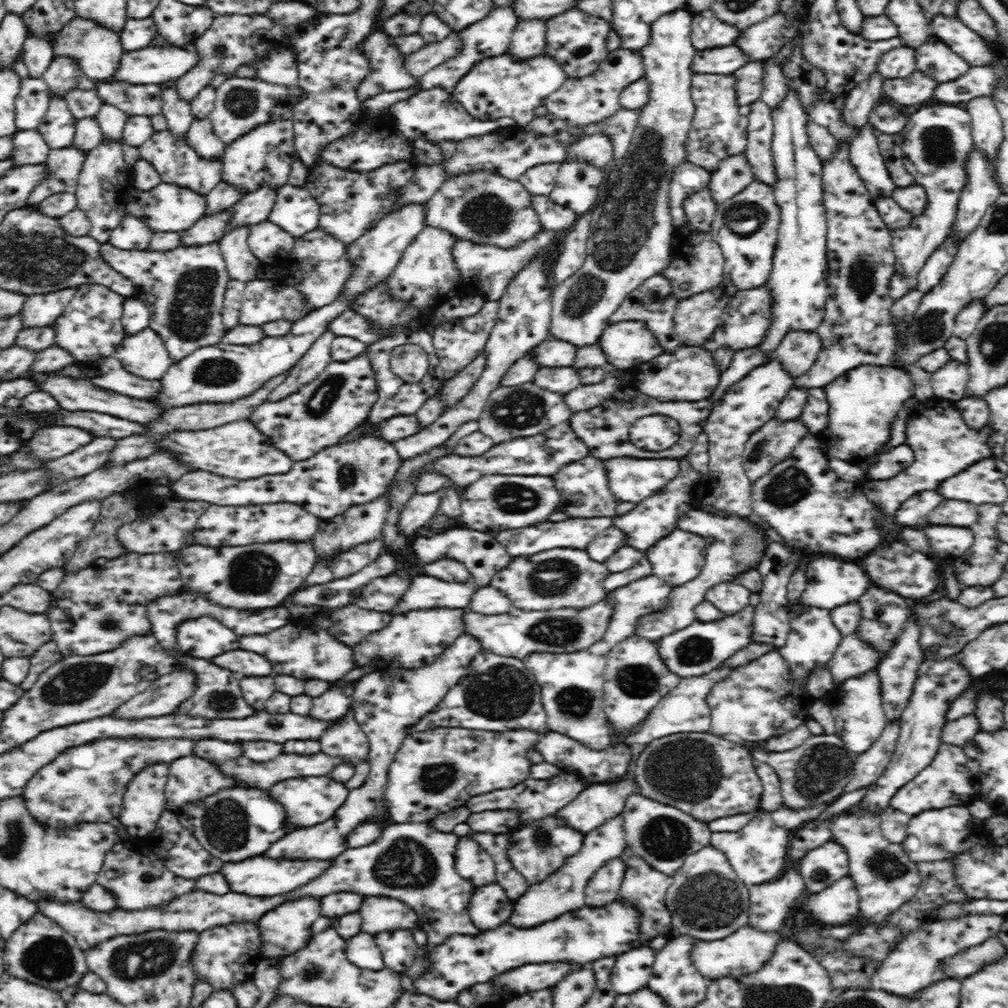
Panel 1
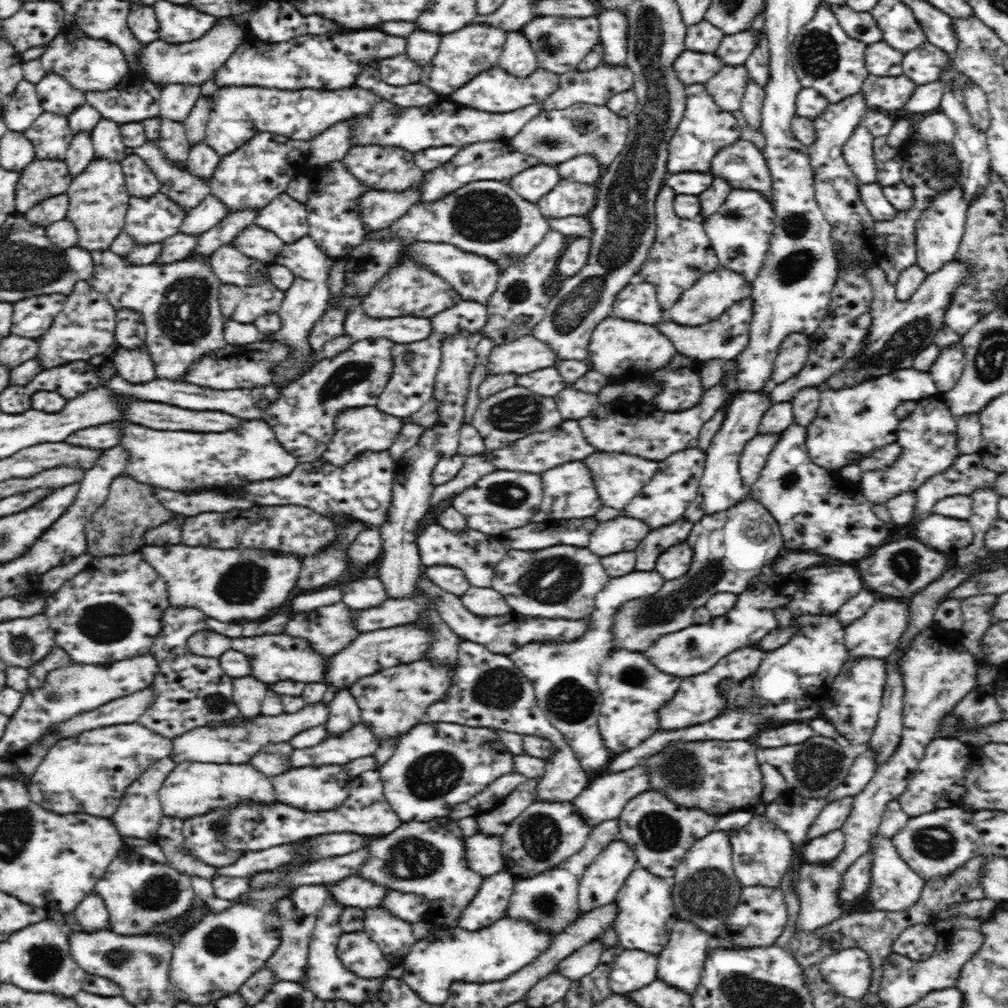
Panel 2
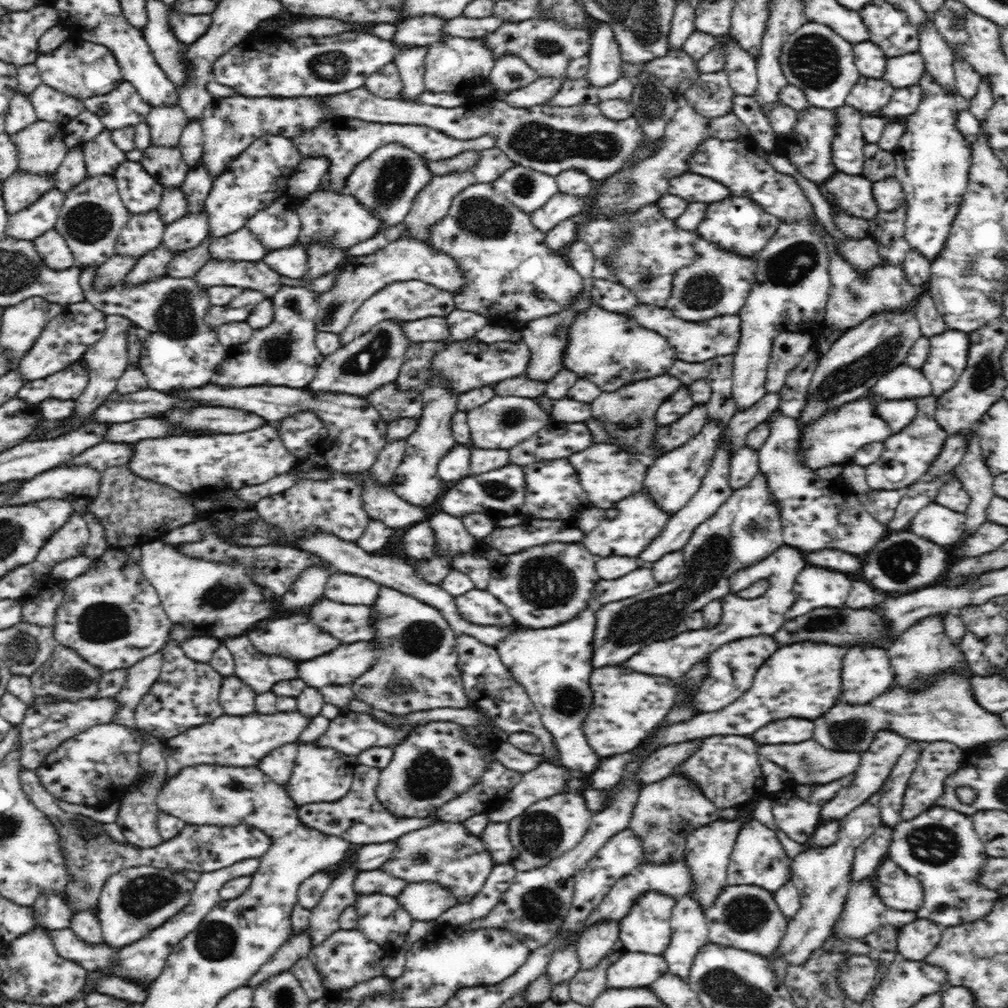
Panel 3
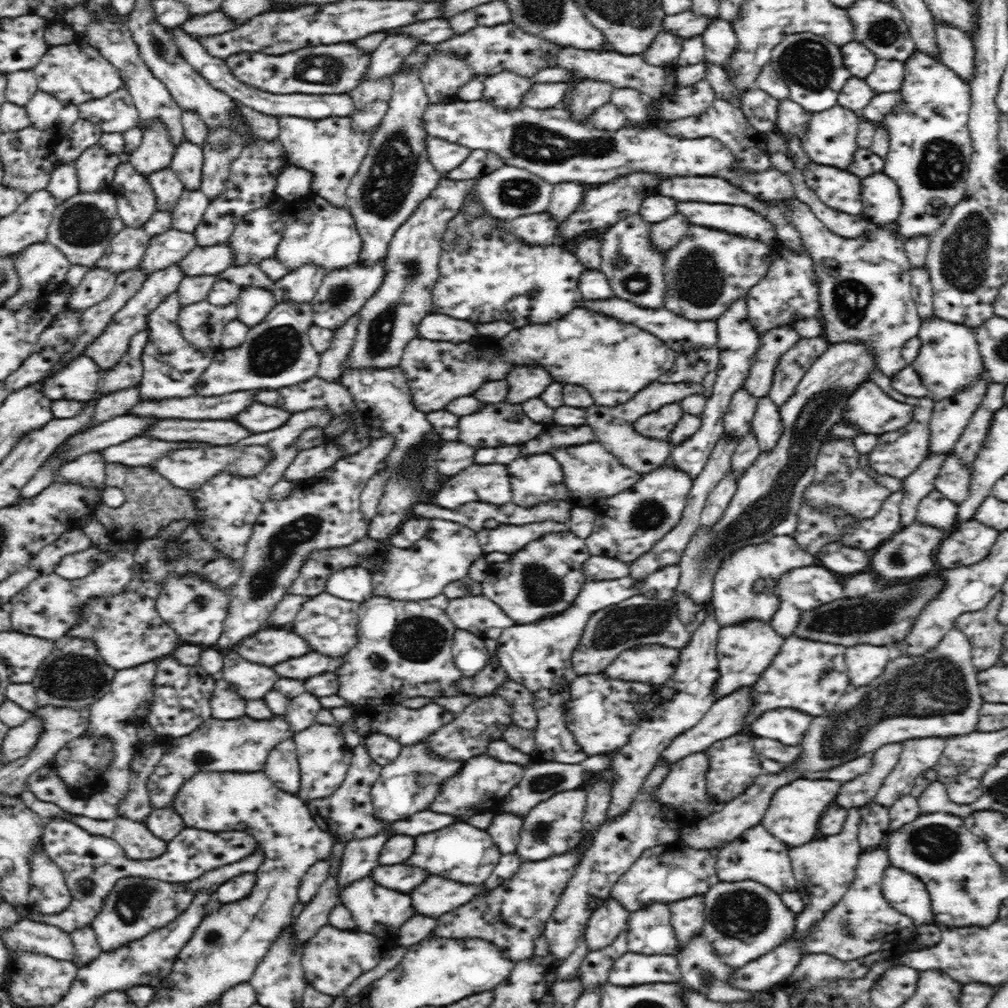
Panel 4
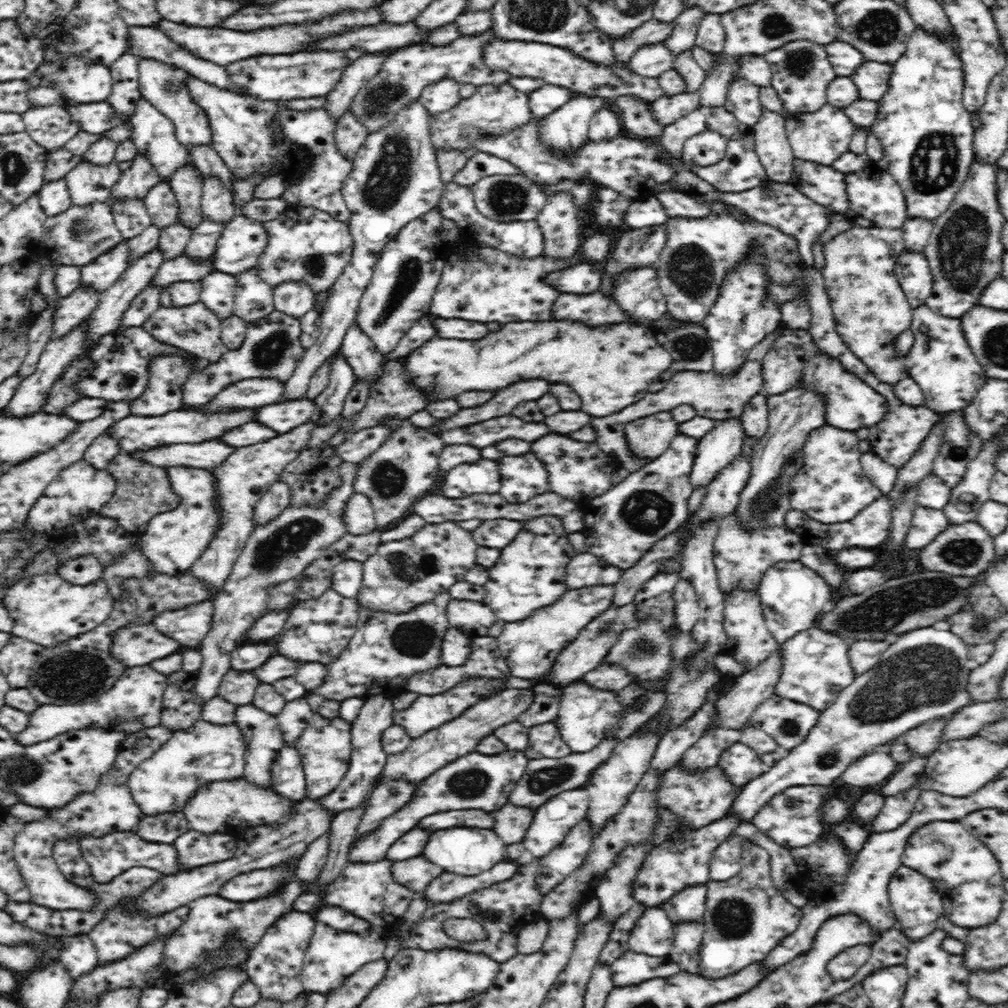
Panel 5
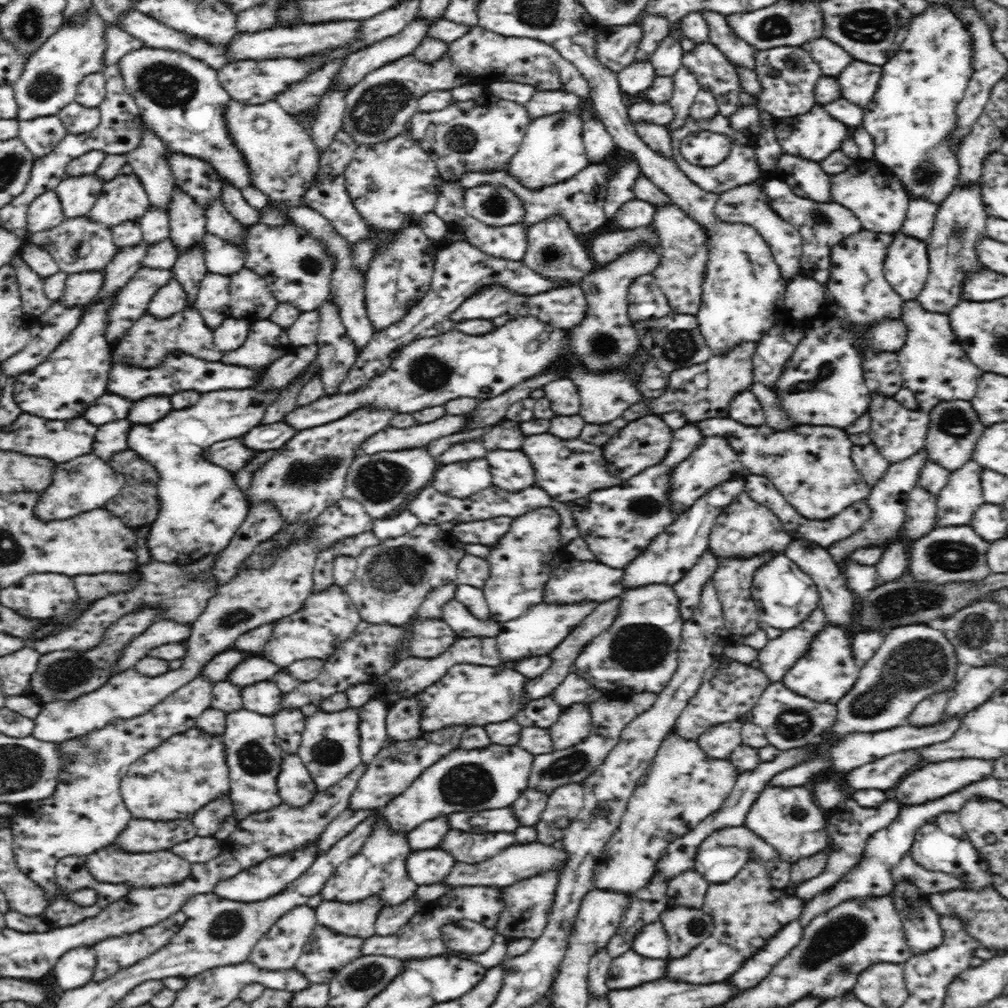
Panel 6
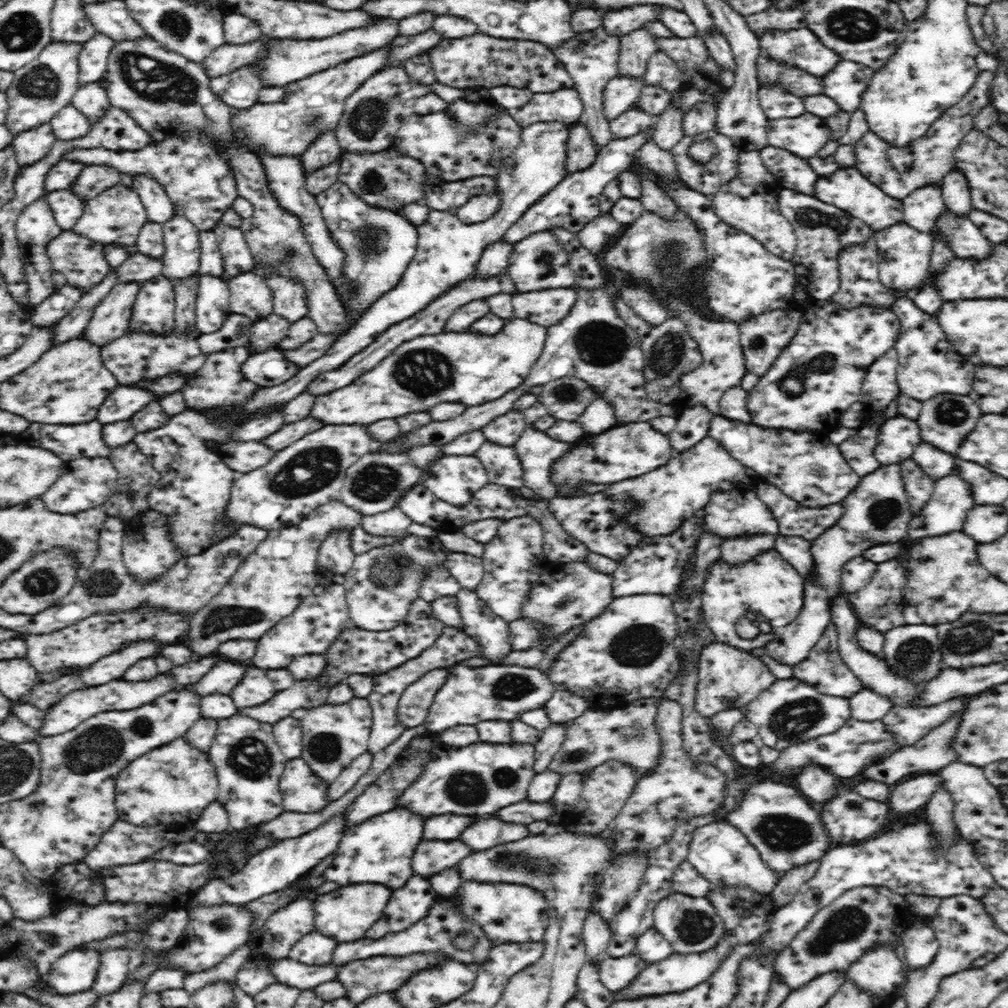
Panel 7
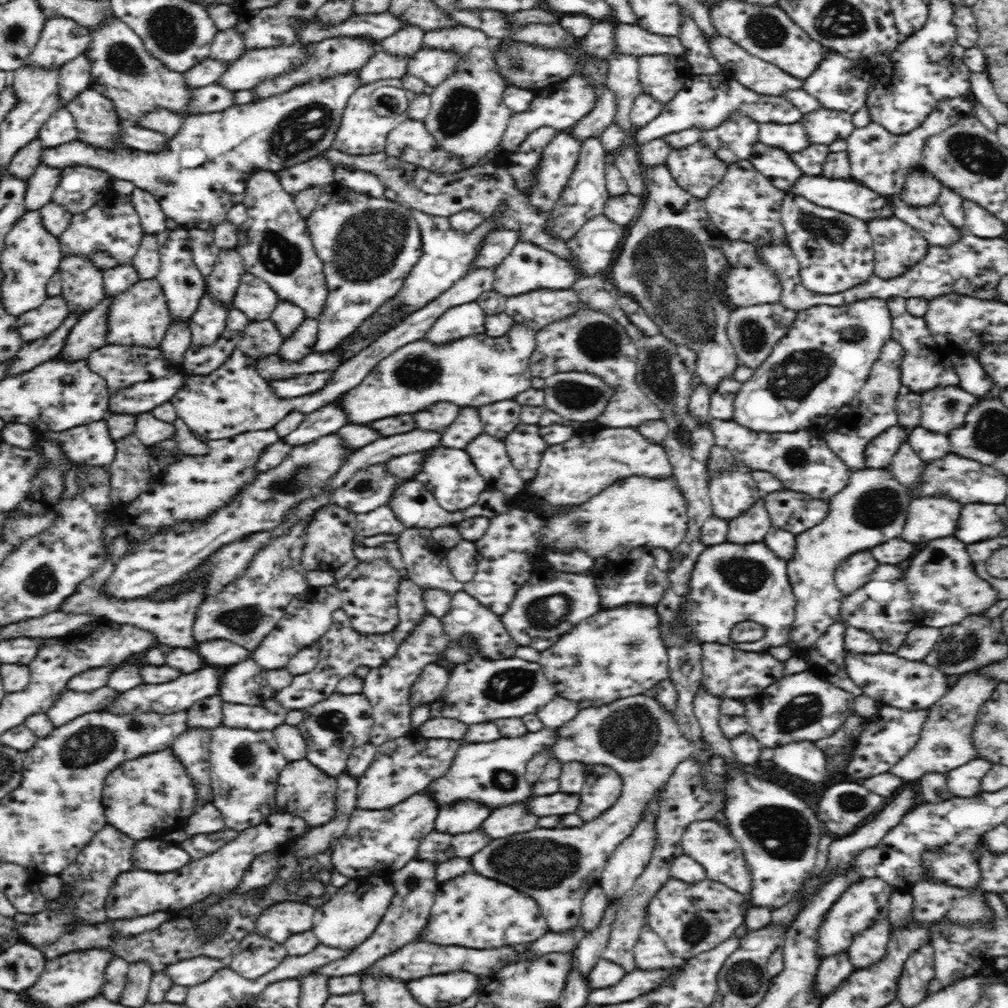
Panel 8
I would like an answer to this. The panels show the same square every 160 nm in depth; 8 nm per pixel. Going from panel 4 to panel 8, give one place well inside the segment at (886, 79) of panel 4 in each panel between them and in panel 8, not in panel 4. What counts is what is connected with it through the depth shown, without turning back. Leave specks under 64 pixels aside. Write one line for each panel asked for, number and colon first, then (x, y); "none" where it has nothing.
5: (871, 78)
6: (858, 81)
7: (845, 83)
8: (839, 84)

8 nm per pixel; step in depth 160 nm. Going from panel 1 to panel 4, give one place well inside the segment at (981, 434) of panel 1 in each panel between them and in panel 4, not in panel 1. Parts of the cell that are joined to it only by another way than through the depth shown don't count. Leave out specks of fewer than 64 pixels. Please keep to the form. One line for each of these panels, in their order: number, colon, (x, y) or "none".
2: (928, 440)
3: (915, 447)
4: (898, 453)

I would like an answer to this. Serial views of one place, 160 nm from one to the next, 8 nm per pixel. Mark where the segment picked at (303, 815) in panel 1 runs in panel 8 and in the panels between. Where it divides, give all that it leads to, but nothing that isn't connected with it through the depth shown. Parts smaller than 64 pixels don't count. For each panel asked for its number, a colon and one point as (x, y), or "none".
2: (312, 788)
3: (321, 775)
4: (323, 756)
5: (325, 749)
6: (330, 744)
7: (334, 735)
8: (333, 728)

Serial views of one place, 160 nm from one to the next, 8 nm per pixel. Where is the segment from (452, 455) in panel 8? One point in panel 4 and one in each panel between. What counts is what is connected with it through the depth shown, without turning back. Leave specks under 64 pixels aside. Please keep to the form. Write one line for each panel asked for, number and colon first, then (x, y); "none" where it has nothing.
4: (490, 482)
5: (484, 476)
6: (459, 480)
7: (454, 479)

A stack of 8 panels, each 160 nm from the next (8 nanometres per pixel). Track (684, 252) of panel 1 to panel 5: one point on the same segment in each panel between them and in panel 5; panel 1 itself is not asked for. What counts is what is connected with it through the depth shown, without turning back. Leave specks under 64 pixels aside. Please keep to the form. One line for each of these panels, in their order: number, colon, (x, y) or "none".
2: (682, 254)
3: (644, 251)
4: (635, 270)
5: (637, 292)

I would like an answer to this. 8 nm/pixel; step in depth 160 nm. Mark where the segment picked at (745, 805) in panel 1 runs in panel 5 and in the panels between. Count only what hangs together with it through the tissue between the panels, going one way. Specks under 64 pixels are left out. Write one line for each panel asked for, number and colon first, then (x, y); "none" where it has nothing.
2: (727, 778)
3: (726, 769)
4: (733, 763)
5: (739, 762)

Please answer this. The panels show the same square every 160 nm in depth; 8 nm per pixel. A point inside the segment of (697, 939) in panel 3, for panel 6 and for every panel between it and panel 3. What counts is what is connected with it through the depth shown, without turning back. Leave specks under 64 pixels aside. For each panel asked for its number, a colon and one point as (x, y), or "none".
4: (688, 914)
5: (689, 905)
6: (688, 888)

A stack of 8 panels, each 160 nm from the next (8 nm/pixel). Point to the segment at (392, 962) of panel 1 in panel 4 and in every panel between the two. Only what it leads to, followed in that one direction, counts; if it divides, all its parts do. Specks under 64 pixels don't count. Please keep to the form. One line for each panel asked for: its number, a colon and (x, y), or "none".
2: (394, 936)
3: (380, 917)
4: (376, 910)

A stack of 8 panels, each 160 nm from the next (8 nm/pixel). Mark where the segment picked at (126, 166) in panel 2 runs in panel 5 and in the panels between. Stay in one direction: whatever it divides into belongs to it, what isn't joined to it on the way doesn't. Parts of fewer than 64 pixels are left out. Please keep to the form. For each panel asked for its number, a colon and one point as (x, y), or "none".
3: (140, 192)
4: (135, 199)
5: (131, 218)

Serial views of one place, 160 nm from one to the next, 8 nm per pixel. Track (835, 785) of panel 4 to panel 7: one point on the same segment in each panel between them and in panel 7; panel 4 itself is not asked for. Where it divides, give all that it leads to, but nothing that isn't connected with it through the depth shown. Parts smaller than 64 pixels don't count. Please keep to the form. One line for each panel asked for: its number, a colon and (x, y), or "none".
5: (792, 819)
6: (788, 819)
7: (776, 819)

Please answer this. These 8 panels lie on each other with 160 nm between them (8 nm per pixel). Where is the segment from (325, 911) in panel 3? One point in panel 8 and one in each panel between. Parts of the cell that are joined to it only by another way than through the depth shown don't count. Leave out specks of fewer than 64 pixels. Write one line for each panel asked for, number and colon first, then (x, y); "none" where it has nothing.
4: (361, 856)
5: (474, 781)
6: (470, 781)
7: (481, 778)
8: (493, 773)

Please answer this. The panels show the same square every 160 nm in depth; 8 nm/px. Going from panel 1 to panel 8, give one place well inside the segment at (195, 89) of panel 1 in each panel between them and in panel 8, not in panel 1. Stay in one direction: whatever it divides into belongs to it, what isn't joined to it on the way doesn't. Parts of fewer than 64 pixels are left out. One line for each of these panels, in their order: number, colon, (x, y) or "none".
2: (176, 101)
3: (166, 123)
4: (155, 152)
5: (135, 182)
6: (123, 198)
7: (115, 216)
8: (112, 225)

